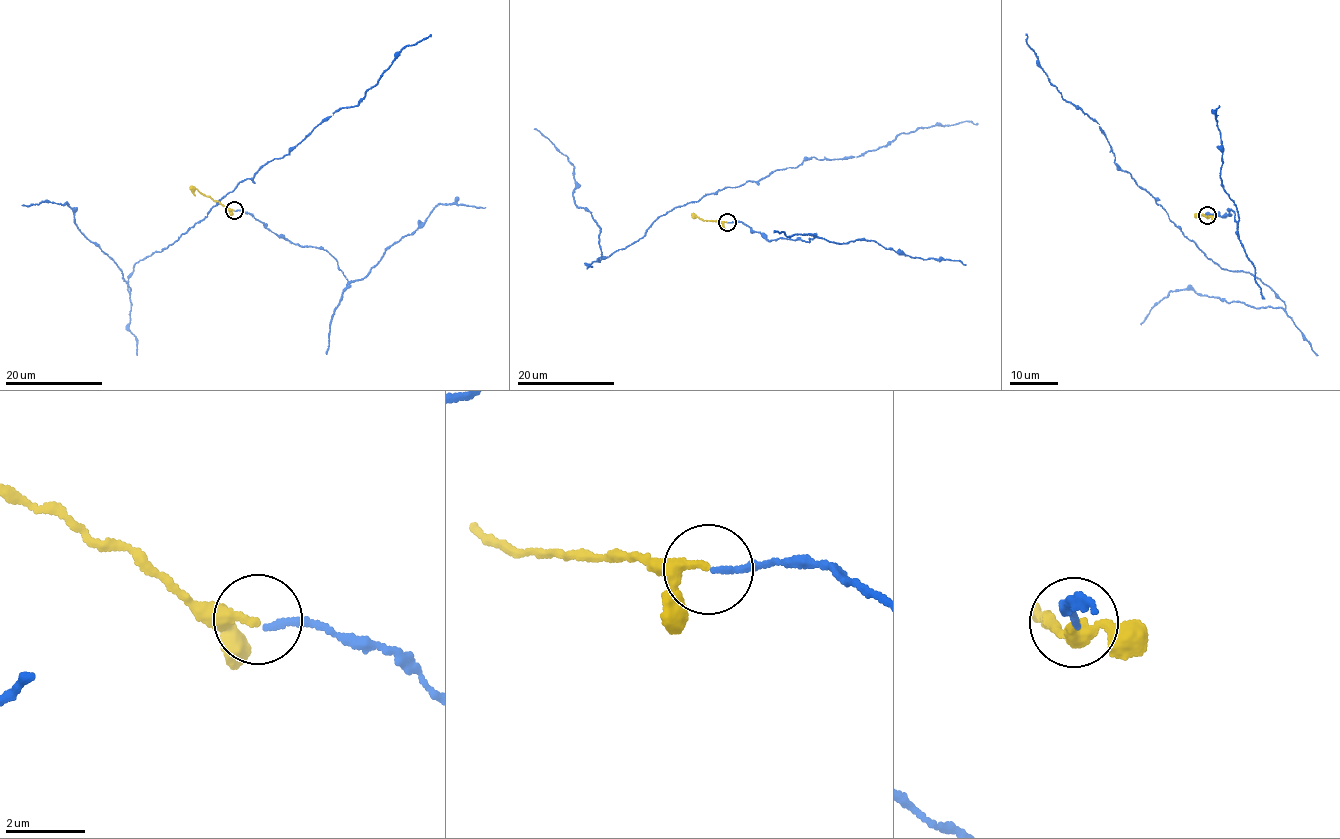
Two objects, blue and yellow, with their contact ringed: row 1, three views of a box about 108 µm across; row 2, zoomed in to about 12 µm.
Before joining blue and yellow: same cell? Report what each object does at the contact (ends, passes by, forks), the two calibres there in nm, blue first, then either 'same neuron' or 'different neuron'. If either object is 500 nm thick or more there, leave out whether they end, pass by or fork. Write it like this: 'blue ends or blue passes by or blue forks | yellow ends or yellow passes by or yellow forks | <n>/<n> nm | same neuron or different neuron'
blue ends | yellow passes by | 160/170 nm | same neuron

